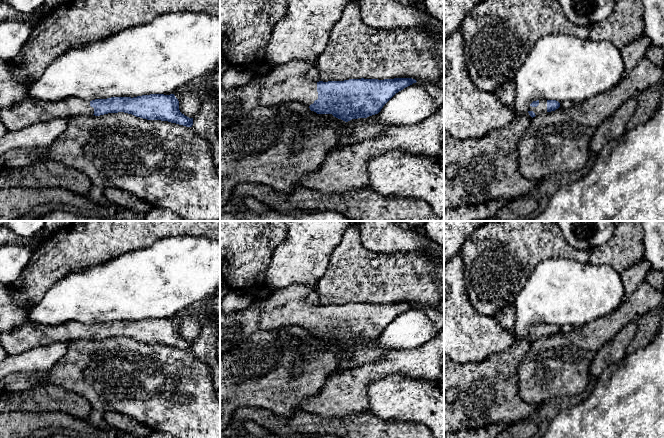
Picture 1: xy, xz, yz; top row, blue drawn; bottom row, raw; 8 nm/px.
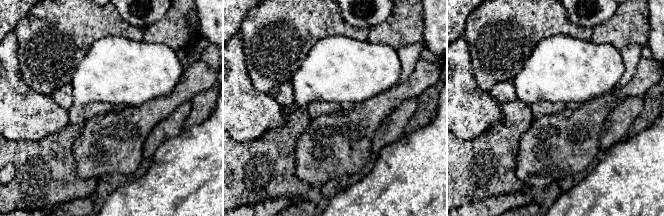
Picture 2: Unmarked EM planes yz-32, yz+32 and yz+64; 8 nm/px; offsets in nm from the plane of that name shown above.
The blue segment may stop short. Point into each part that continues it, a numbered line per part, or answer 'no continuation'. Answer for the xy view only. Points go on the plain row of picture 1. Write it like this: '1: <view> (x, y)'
1: xy (30, 335)

